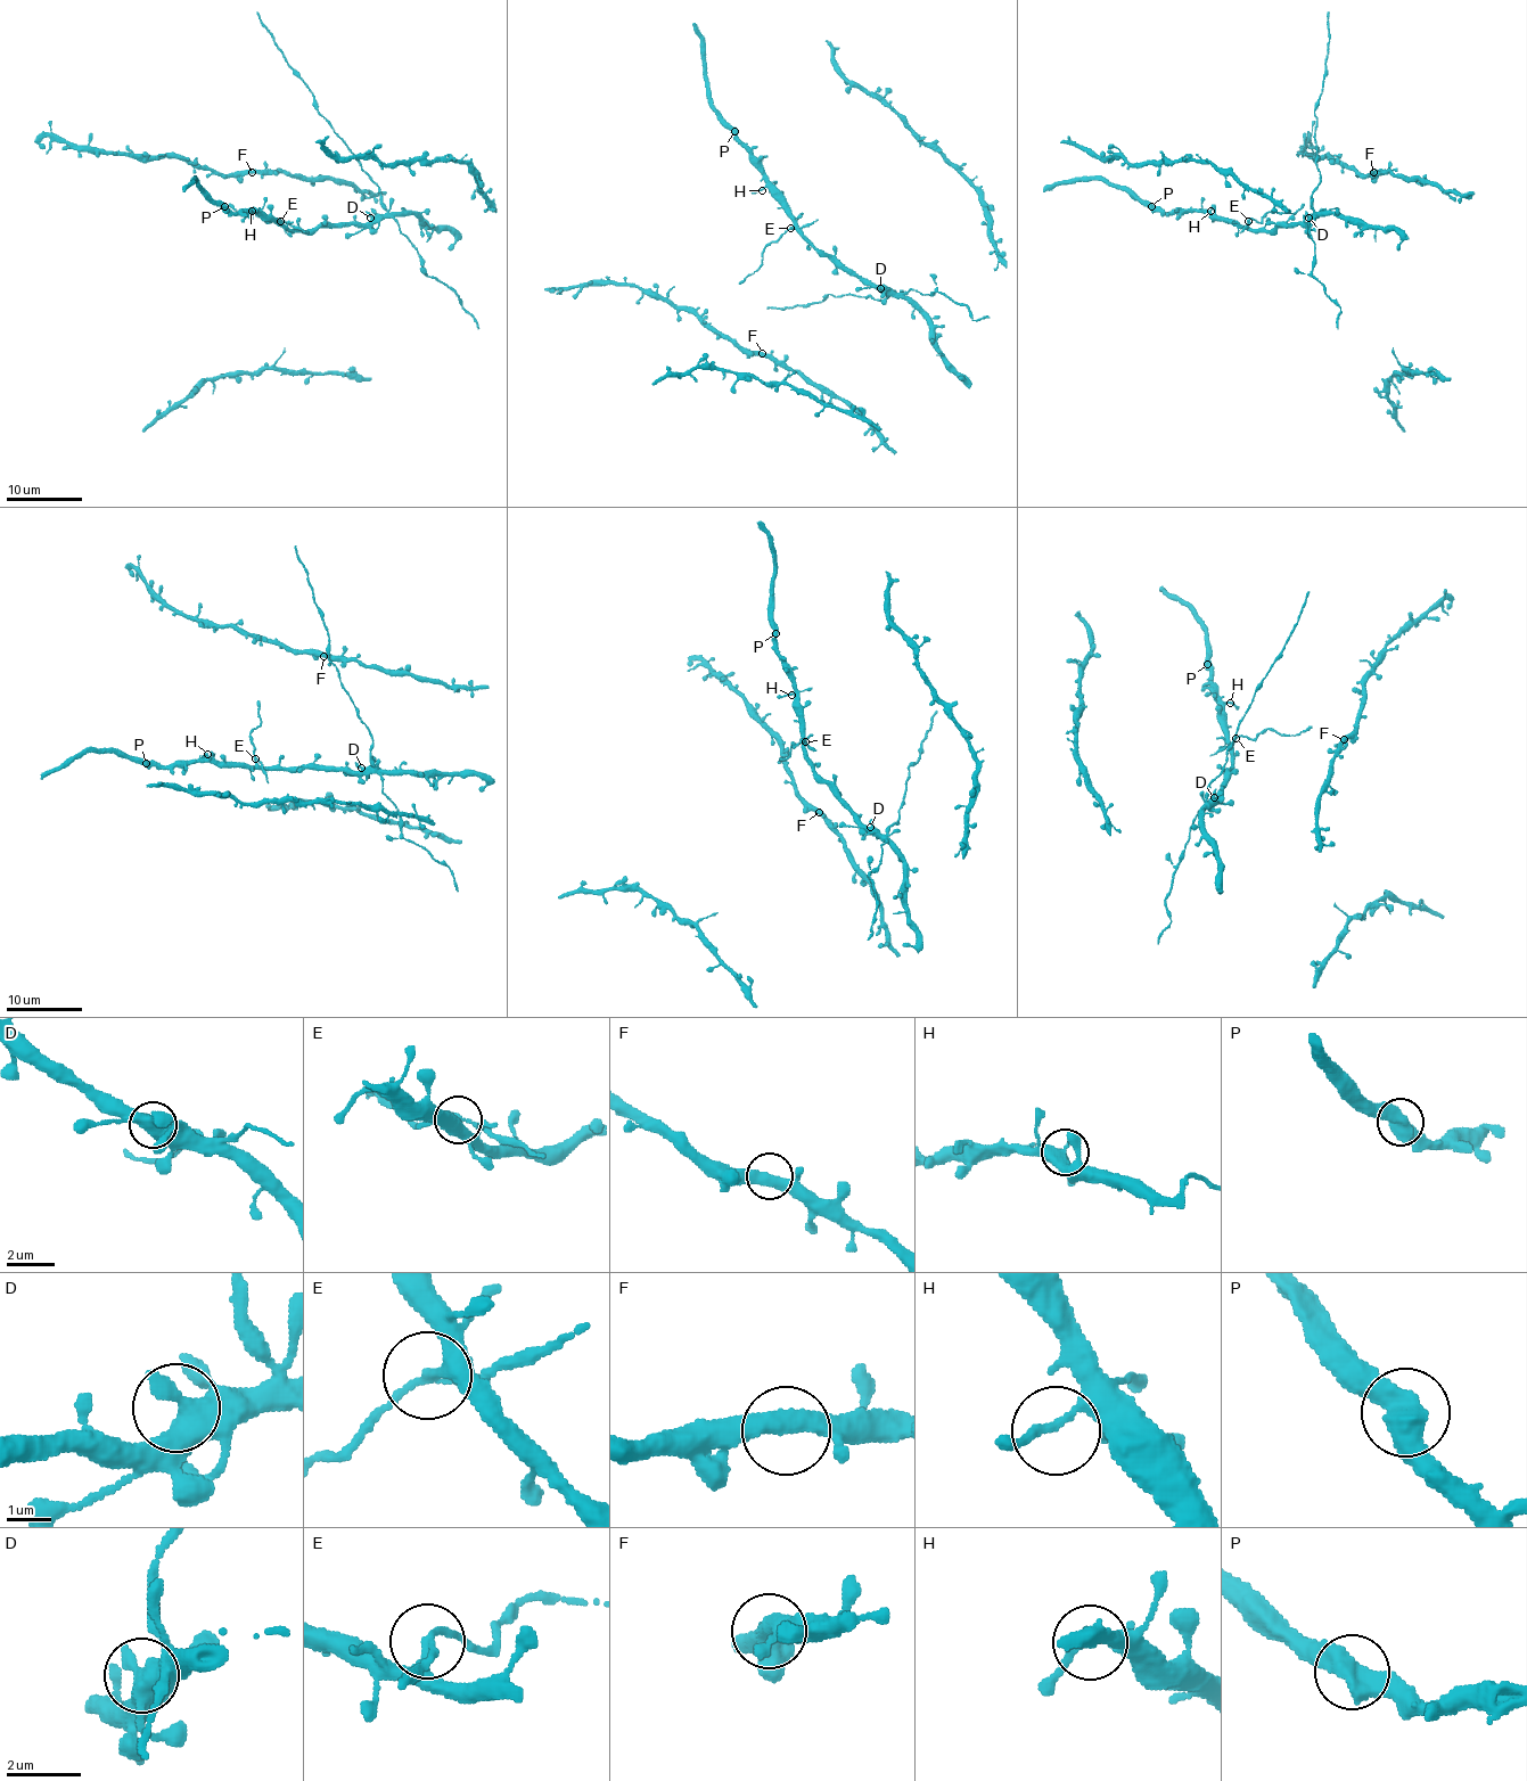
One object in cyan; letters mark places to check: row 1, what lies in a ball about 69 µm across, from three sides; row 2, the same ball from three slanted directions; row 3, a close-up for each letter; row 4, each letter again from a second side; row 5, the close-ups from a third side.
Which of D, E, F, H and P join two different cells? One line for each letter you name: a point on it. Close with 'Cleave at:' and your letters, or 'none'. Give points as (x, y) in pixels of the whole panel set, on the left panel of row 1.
E: at (280, 221)
P: at (224, 206)
Cleave at: E, P

